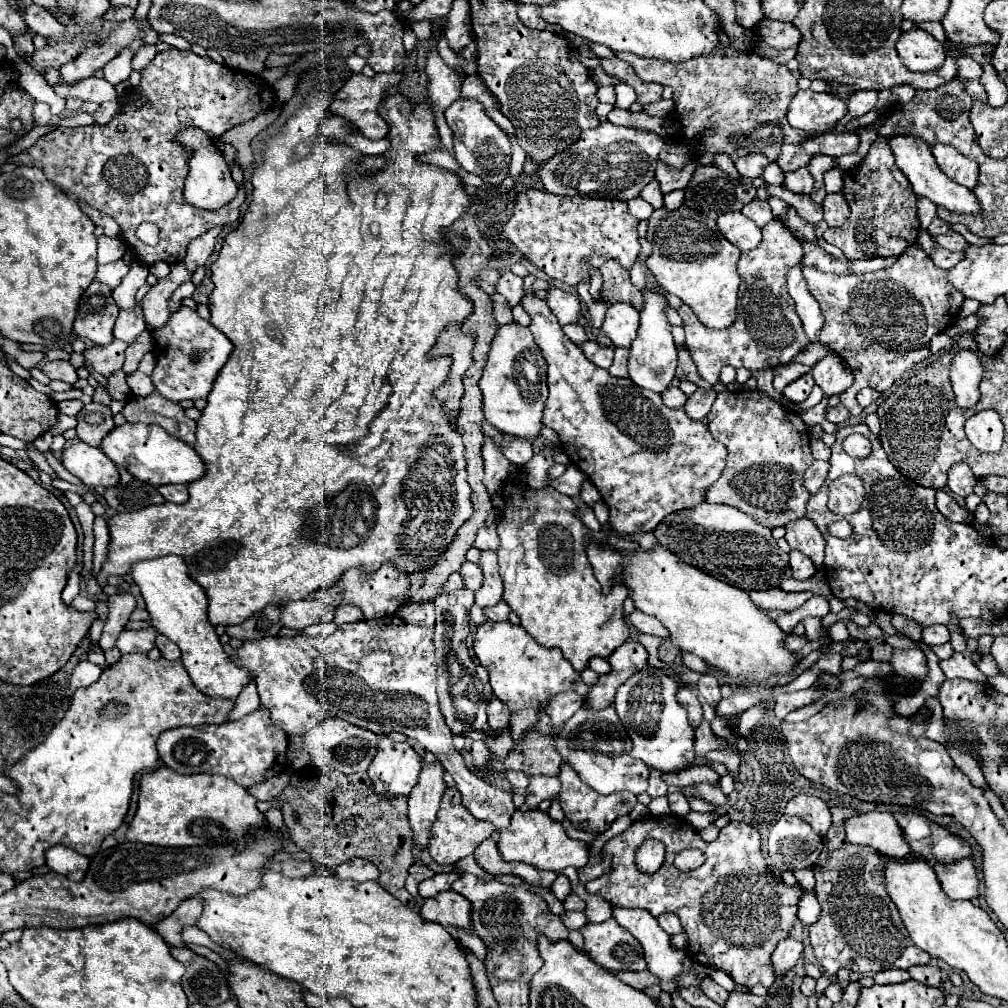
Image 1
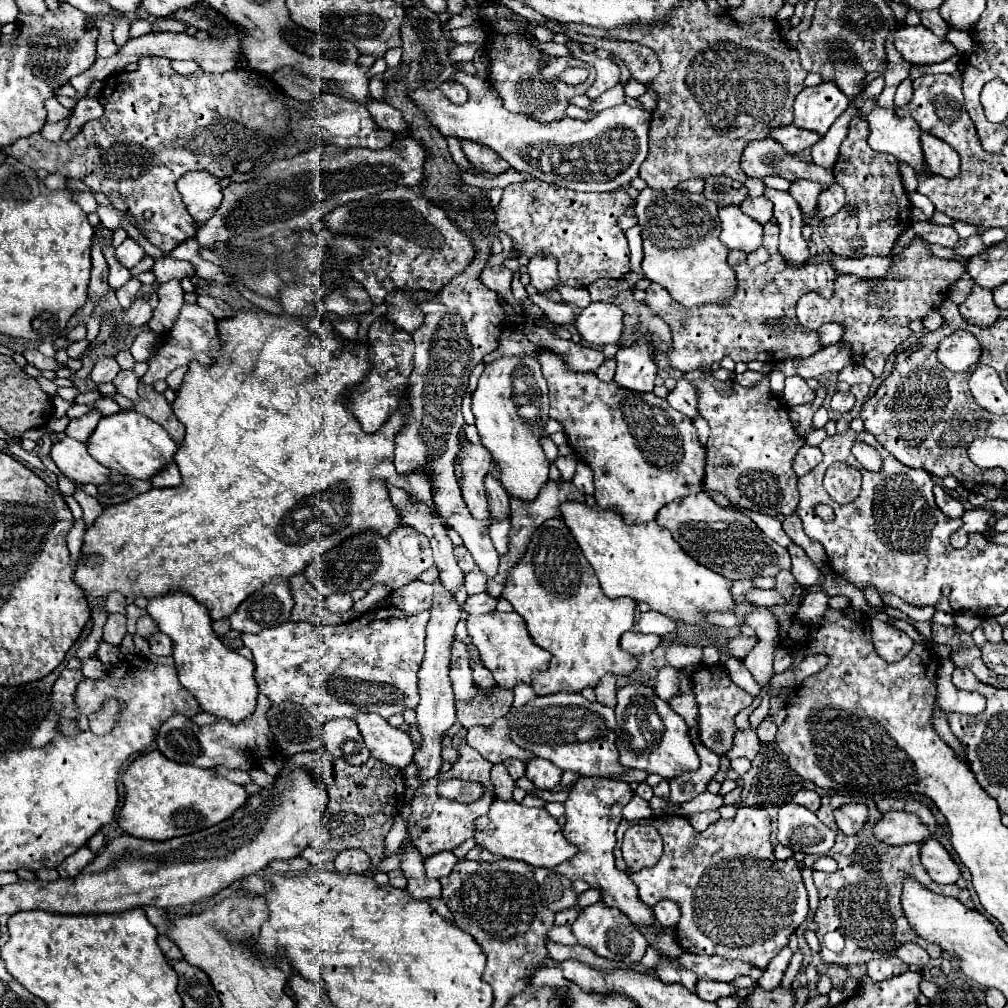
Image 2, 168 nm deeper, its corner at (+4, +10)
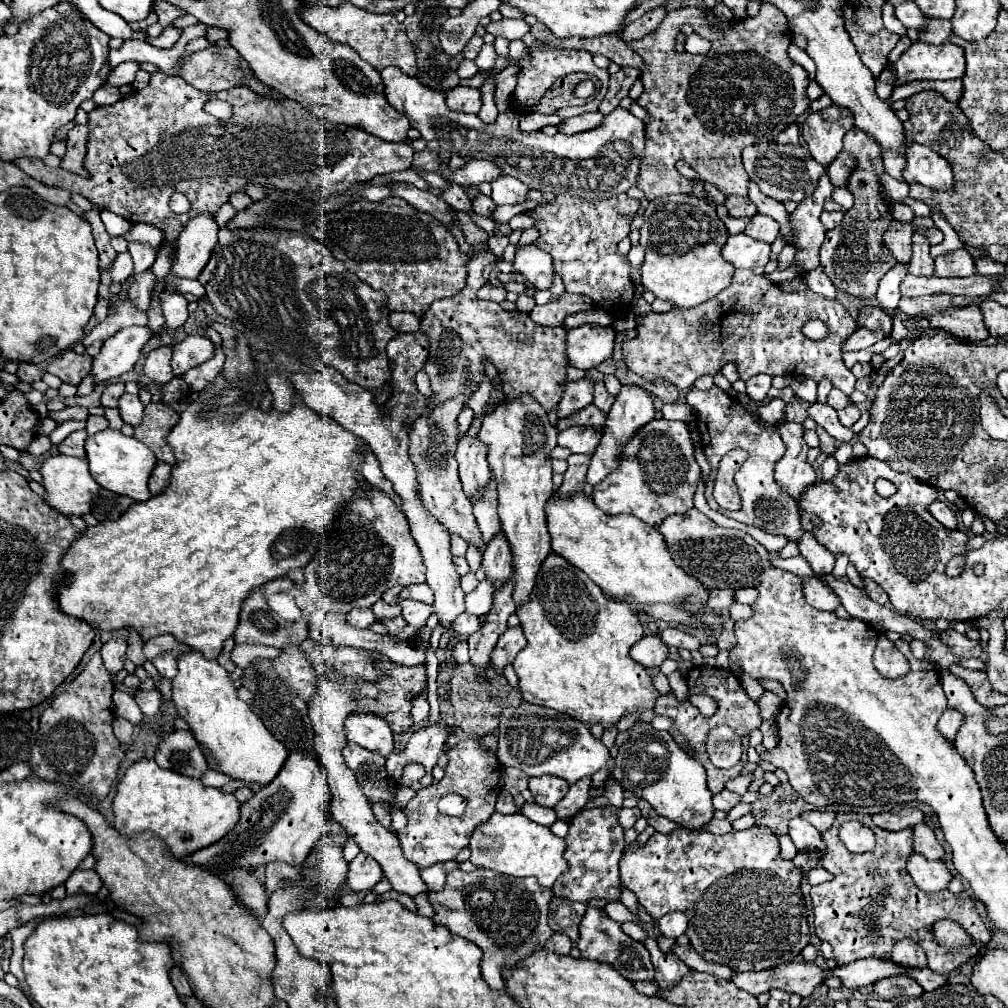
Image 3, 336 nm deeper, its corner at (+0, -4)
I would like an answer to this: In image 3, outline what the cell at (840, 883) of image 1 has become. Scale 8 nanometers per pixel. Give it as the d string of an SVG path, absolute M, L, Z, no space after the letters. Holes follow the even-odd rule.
M838 822L822 834L826 840L826 858L822 868L826 868L834 878L810 890L816 916L816 936L832 944L838 966L846 966L860 958L872 958L872 954L876 954L876 958L890 958L892 946L898 938L912 938L924 948L930 970L938 974L952 972L976 954L976 946L986 946L990 942L990 928L982 922L972 898L966 892L958 896L948 890L924 892L912 882L906 870L906 862L912 852L912 828L900 832L886 832L878 828L876 832L876 848L864 854L852 854L844 848L838 838ZM942 918L956 920L964 930L968 930L968 934L972 934L976 946L960 952L940 948L930 930L932 924Z

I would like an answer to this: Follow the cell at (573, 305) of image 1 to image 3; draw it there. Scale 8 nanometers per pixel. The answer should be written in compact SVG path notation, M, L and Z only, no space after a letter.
M524 246L516 250L514 270L522 272L524 278L532 282L536 290L550 290L552 286L552 280L554 280L552 258L536 246Z

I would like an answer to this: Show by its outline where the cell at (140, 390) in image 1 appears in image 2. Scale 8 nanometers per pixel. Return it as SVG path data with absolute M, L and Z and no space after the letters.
M120 370L116 380L112 380L112 382L114 382L118 394L122 394L122 396L126 396L130 400L138 398L138 392L136 392L138 390L138 378L136 378L136 374L132 370Z

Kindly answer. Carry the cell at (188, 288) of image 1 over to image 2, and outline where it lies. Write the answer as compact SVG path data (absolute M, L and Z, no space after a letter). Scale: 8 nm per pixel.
M170 280L158 286L158 302L154 308L154 316L148 322L148 326L156 334L166 334L174 326L178 312L184 304L182 296L184 296L184 290L180 286L180 280Z

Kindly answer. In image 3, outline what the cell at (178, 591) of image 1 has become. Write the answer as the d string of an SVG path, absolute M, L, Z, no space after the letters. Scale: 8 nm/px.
M186 650L178 656L178 674L172 680L172 698L178 714L190 724L194 738L208 746L220 764L220 772L244 782L268 784L288 758L284 744L280 744L262 724L262 720L238 698L230 672L216 660L206 660L196 650Z

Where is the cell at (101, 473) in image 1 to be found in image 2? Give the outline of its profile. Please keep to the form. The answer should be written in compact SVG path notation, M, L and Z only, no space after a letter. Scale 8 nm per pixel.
M70 436L56 442L50 450L52 460L56 462L60 474L64 474L68 480L76 484L104 484L108 480L110 470L102 464L96 464L92 456L88 456L86 444L72 440Z

